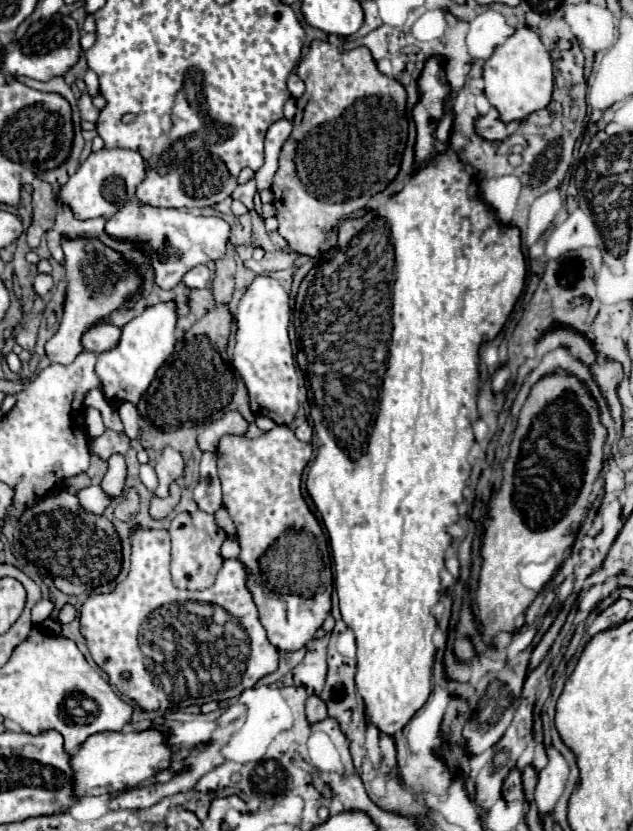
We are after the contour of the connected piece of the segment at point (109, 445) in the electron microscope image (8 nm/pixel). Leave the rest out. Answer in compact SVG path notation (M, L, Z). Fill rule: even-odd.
M104 430L102 436L90 438L88 450L90 450L90 454L94 454L94 456L100 458L100 460L108 460L112 454L116 454L116 452L126 452L126 450L128 450L126 440L122 440L122 438L126 438L126 436L118 436L118 434L112 432L112 430Z

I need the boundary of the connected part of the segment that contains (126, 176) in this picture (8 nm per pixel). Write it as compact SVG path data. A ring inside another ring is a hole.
M104 148L100 152L92 152L90 158L78 168L78 172L70 176L64 190L60 190L60 200L66 202L72 208L74 216L80 220L96 216L112 218L120 208L124 208L126 202L134 198L136 188L144 178L146 178L146 164L136 150Z

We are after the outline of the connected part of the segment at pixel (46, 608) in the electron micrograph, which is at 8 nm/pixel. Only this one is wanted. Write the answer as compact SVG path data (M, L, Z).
M50 598L40 600L40 602L32 608L32 622L38 626L42 620L50 618L50 616L54 614L54 610L56 610L56 604L54 604Z

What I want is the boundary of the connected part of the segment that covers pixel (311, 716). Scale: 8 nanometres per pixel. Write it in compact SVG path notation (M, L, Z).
M310 696L308 698L308 702L306 702L306 718L308 718L310 724L318 724L318 722L328 718L326 706L318 696Z

